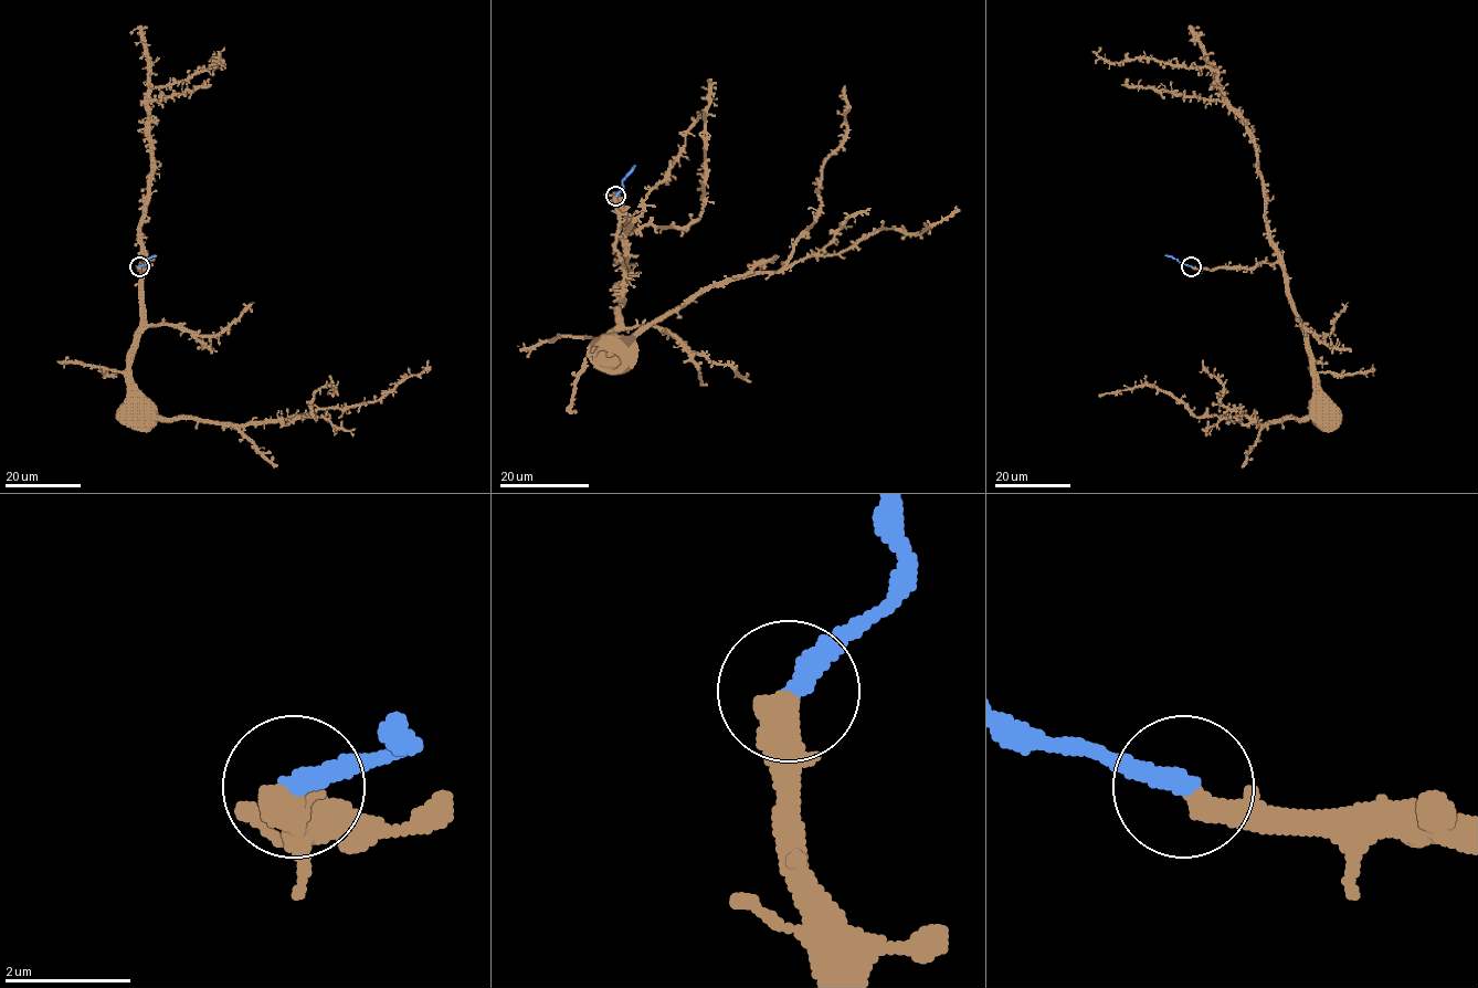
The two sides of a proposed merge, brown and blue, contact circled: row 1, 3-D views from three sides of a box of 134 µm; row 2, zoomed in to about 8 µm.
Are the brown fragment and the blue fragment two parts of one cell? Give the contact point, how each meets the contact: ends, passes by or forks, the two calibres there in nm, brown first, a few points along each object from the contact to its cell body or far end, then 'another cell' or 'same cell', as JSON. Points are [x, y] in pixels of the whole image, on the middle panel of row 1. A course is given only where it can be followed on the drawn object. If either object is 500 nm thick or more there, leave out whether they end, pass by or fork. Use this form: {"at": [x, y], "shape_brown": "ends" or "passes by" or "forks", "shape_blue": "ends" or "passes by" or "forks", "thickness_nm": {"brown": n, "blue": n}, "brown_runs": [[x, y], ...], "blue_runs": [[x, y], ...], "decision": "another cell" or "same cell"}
{"at": [615, 196], "shape_brown": "ends", "shape_blue": "ends", "thickness_nm": {"brown": 440, "blue": 360}, "brown_runs": [[615, 196], [623, 301], [604, 338], [625, 340], [711, 287], [785, 264], [846, 129], [844, 85]], "blue_runs": [[615, 196], [623, 189], [623, 181], [635, 165]], "decision": "another cell"}

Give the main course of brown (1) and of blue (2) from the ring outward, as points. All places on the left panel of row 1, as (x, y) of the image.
1: (139, 266), (146, 262), (133, 388), (156, 416), (283, 423), (313, 416), (322, 388), (330, 385), (333, 395)
2: (139, 266), (156, 255)

